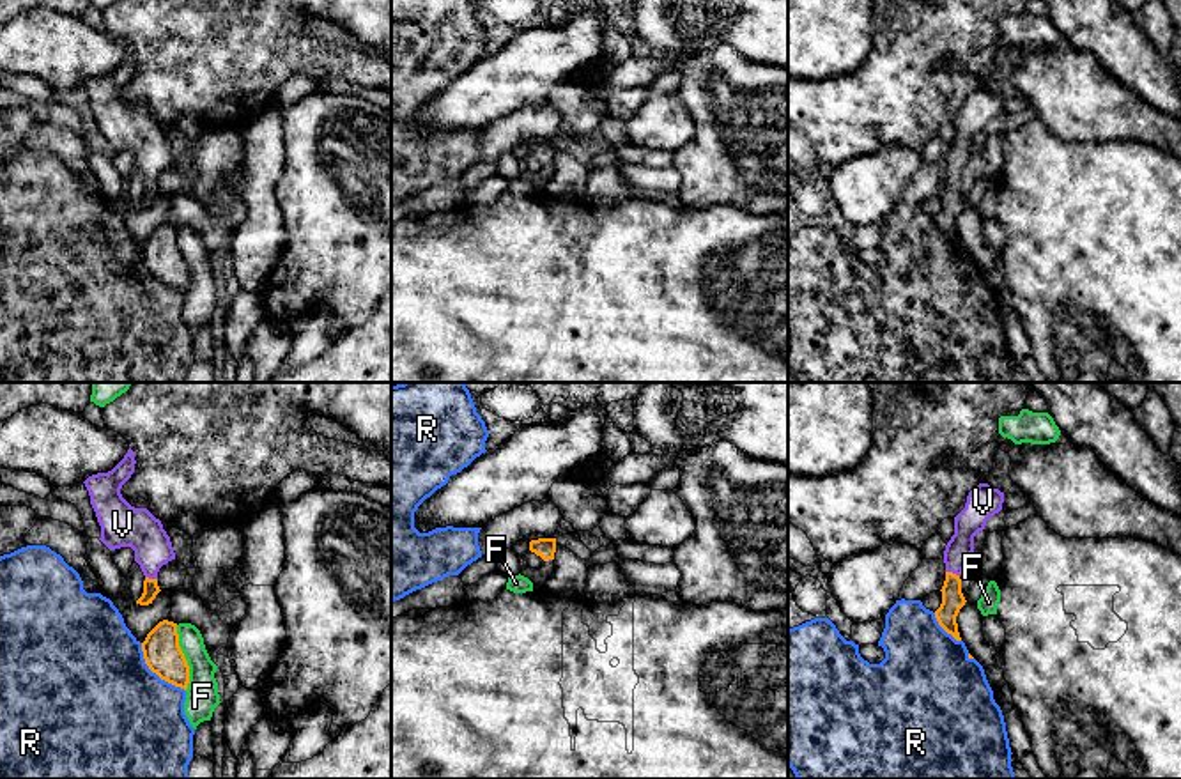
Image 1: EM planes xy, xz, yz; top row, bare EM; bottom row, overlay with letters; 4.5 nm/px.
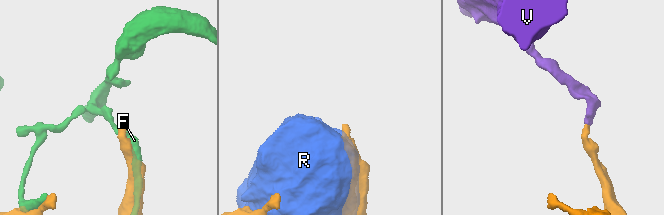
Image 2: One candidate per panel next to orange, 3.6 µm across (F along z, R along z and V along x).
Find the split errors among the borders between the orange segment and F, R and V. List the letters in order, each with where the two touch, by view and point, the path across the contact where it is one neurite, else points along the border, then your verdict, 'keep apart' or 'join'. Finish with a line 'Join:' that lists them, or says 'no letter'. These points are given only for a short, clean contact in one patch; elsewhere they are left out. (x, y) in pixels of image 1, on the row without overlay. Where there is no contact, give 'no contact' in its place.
F: contact xy (185, 261); keep apart
R: contact xy (154, 275); keep apart
V: contact yz (951, 176); way yz (953, 204), (951, 176), (969, 124); join
Join: V

